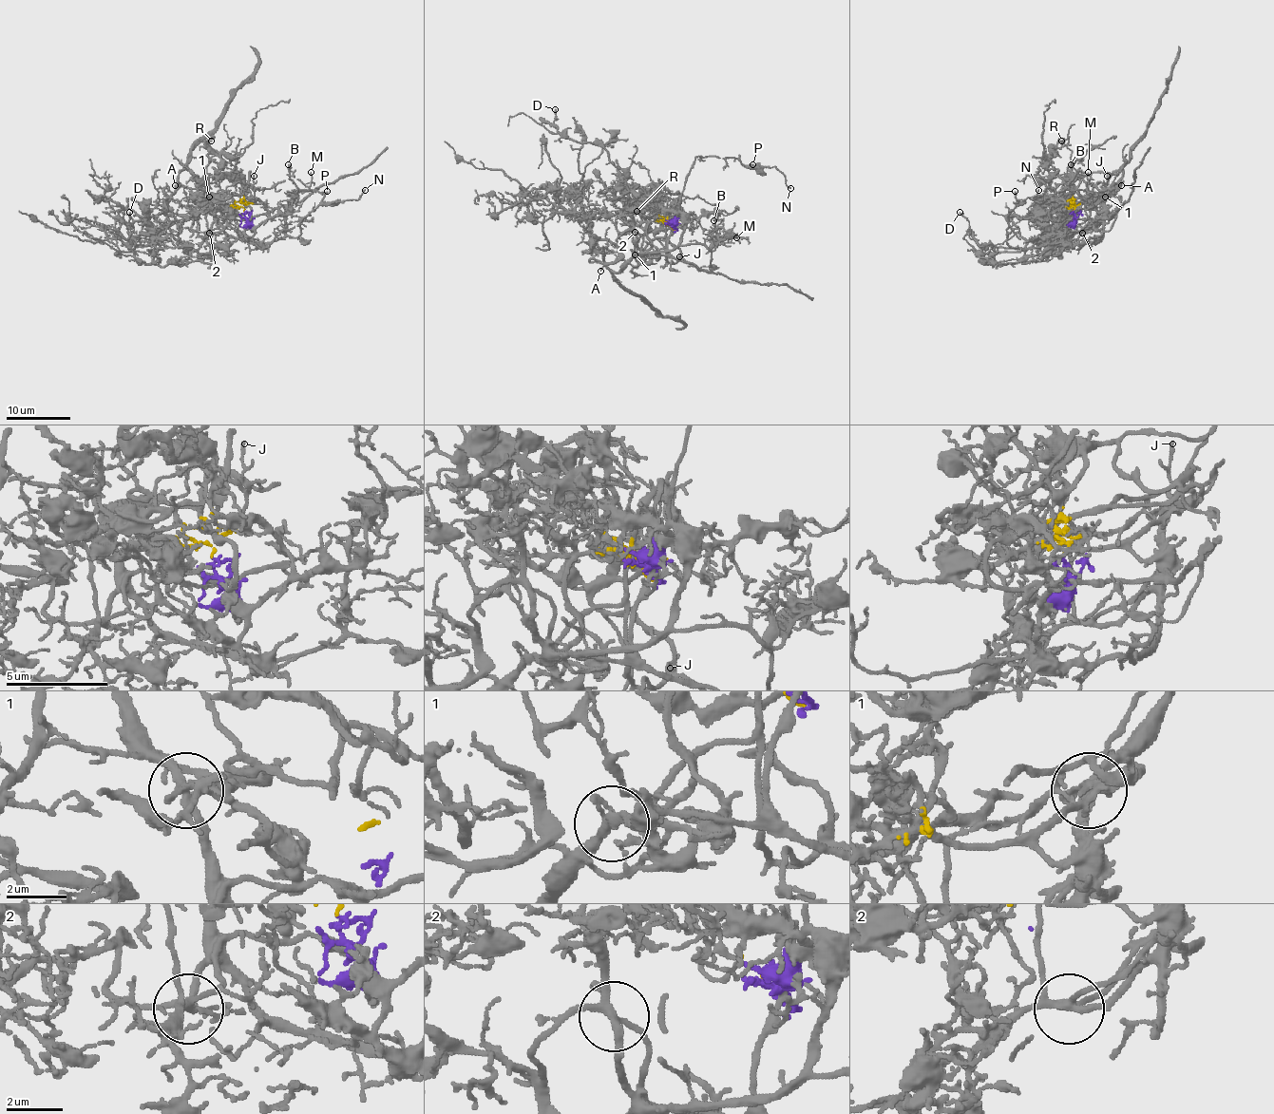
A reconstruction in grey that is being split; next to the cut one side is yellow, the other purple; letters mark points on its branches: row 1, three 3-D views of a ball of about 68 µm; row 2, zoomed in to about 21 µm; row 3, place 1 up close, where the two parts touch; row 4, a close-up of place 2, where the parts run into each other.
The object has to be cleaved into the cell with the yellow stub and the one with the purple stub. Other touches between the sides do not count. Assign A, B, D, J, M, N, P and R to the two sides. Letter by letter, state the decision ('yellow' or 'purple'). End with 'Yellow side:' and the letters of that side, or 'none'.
A: purple
B: purple
D: purple
J: yellow
M: purple
N: purple
P: purple
R: yellow
Yellow side: J, R

